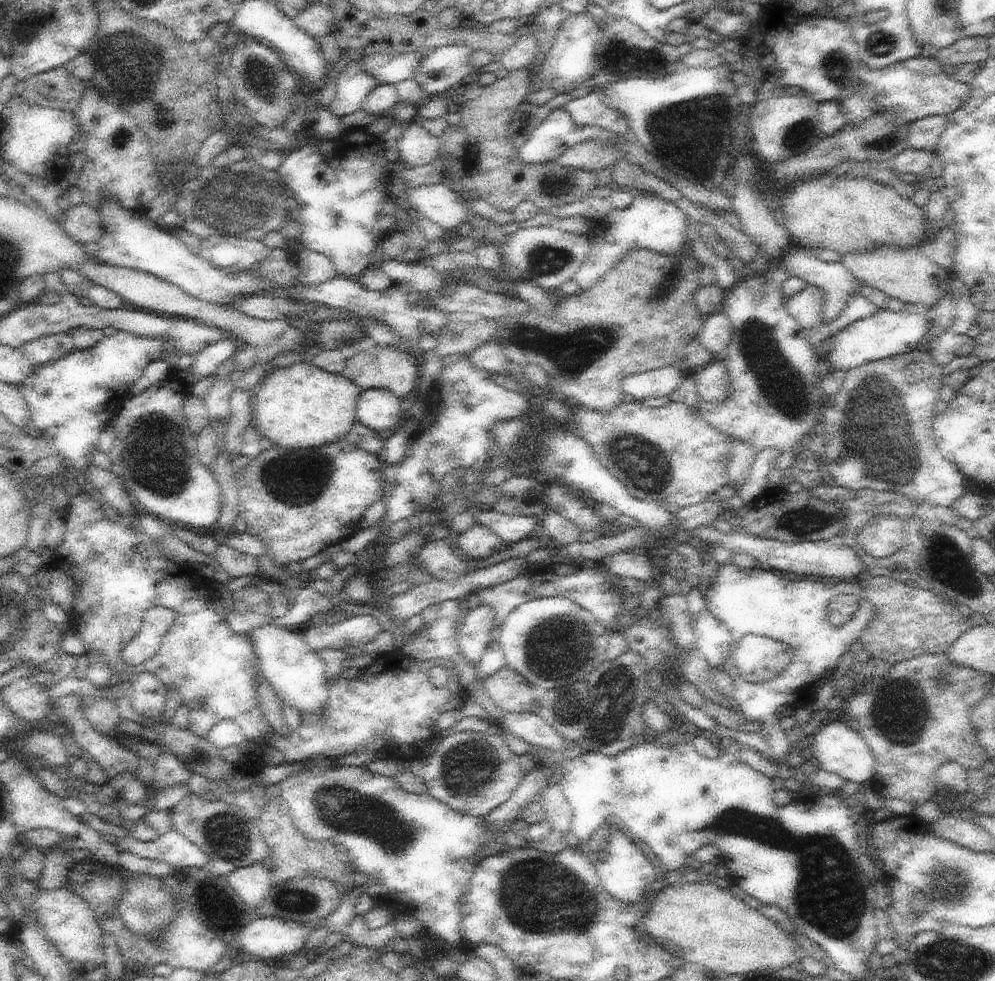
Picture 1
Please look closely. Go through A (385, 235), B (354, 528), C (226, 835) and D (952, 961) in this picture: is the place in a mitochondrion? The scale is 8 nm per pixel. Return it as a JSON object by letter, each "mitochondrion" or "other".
{"A":"other","B":"other","C":"mitochondrion","D":"mitochondrion"}

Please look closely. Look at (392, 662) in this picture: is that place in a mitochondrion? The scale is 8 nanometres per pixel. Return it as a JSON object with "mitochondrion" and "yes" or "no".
{"mitochondrion":"no"}

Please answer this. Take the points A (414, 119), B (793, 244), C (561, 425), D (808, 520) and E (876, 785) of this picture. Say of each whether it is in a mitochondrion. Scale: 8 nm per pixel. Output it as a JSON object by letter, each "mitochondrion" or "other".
{"A":"other","B":"other","C":"other","D":"mitochondrion","E":"other"}

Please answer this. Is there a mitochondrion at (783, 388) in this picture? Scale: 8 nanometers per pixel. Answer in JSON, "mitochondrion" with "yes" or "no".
{"mitochondrion":"yes"}

